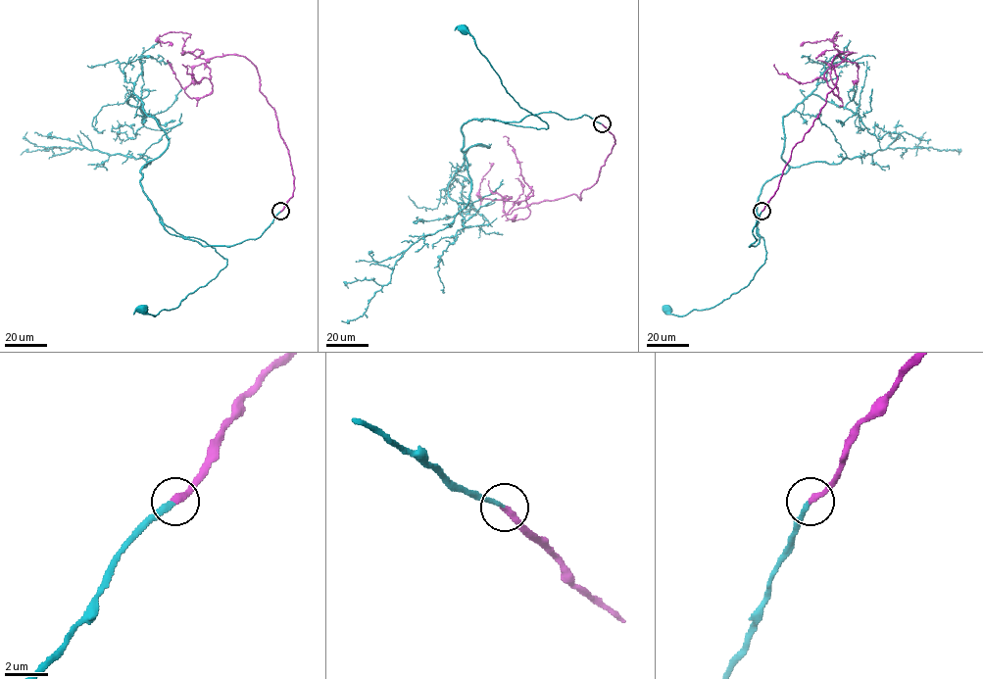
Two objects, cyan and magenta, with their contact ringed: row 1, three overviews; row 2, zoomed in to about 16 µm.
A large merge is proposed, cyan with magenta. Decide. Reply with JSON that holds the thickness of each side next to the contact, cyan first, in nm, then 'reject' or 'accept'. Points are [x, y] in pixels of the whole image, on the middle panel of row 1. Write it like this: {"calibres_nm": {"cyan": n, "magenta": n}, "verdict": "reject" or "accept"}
{"calibres_nm": {"cyan": 200, "magenta": 280}, "verdict": "accept"}

